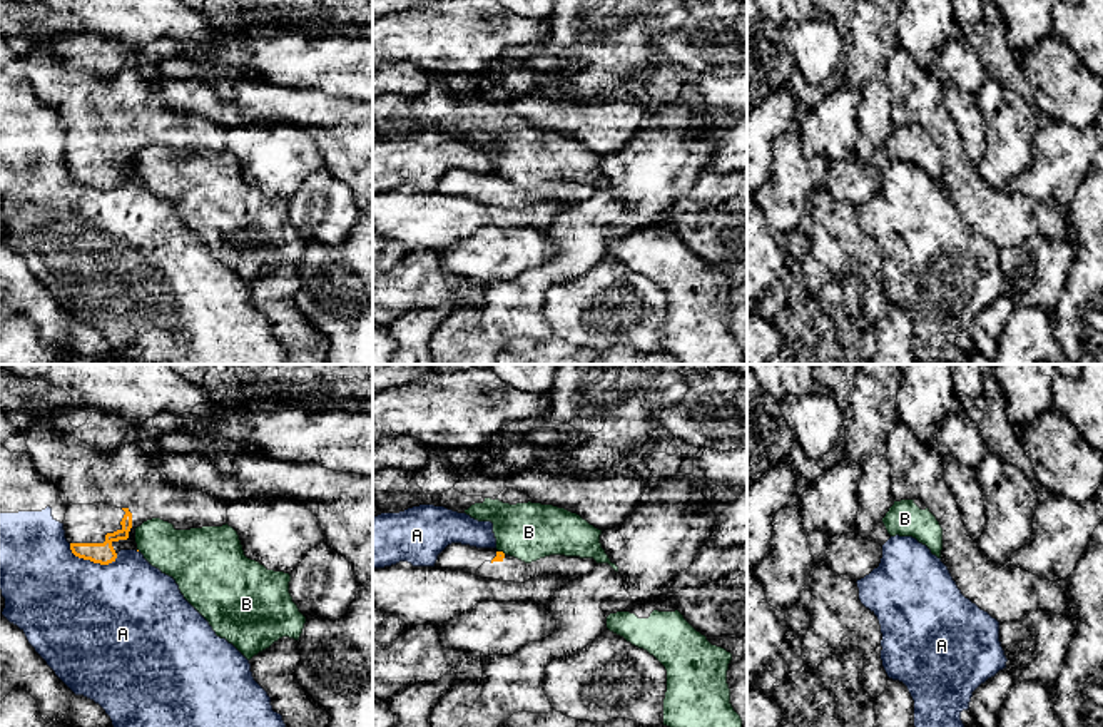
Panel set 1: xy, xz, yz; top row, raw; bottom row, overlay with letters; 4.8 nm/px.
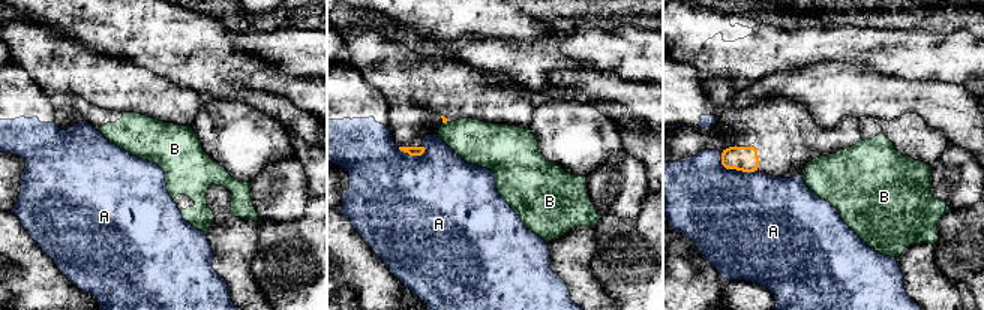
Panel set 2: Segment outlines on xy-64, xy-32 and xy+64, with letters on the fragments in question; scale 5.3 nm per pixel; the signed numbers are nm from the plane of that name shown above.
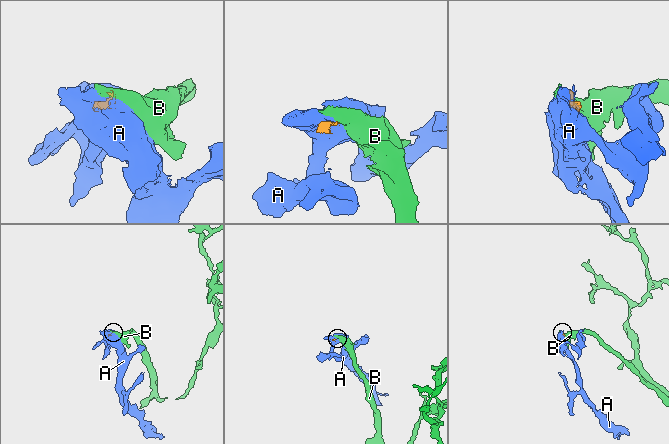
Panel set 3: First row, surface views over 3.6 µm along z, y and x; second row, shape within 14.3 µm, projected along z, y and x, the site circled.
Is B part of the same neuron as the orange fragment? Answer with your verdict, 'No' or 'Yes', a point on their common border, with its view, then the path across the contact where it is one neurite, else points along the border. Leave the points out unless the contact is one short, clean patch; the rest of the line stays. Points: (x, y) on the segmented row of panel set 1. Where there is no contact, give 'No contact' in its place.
No. Touches orange at xz (502, 552). Boundary: xz (498, 550), (505, 554)

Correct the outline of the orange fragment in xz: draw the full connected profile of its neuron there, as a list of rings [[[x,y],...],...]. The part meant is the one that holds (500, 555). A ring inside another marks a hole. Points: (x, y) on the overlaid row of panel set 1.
[[[461,543],[448,545],[436,560],[440,568],[461,570],[481,578],[525,583],[530,578],[562,575],[567,583],[595,568],[593,558],[550,555],[531,563],[505,555],[496,548],[476,548]]]

